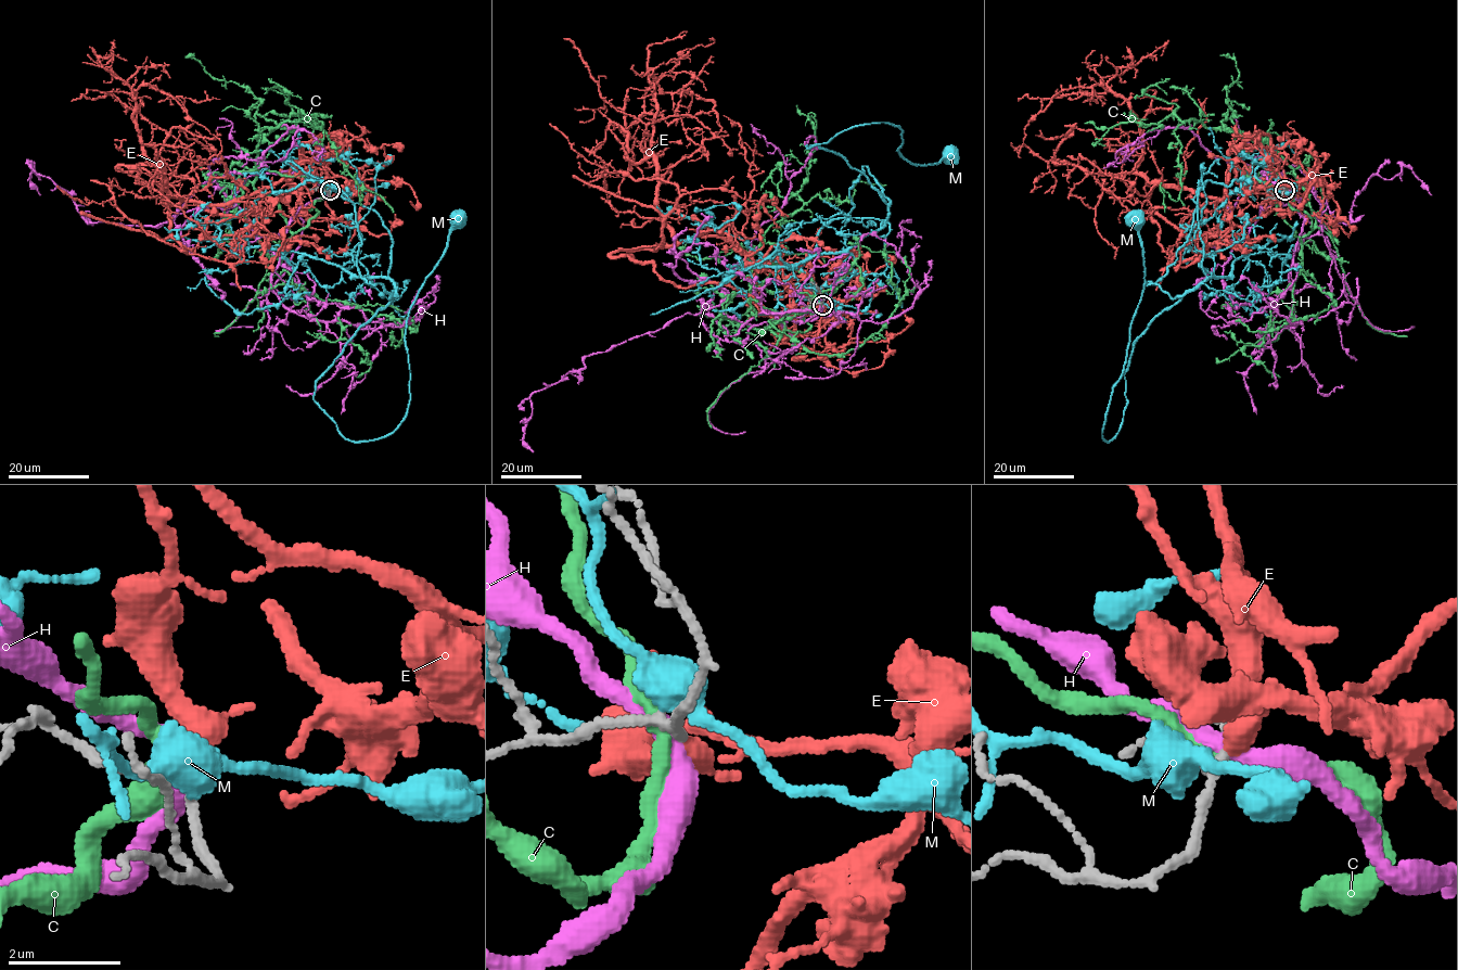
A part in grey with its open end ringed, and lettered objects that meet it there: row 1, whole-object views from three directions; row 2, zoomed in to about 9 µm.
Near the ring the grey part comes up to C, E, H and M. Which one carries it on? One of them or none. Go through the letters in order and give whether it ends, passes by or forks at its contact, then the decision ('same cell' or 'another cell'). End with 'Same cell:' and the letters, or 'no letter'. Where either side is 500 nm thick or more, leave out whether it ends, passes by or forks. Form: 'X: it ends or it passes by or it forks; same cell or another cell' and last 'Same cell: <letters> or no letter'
C: it passes by; another cell
E: it passes by; same cell
H: it passes by; another cell
M: another cell
Same cell: E

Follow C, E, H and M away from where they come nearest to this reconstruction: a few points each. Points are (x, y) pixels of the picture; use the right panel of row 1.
C: (1283, 191), (1311, 218), (1300, 271), (1334, 301), (1317, 315), (1261, 332), (1251, 331), (1230, 304), (1223, 308)
E: (1283, 190), (1276, 161), (1216, 204), (1148, 182), (1136, 115), (1098, 85), (1054, 96), (1025, 127), (1020, 157)
H: (1283, 190), (1313, 237), (1321, 203), (1297, 167), (1215, 157), (1191, 131), (1162, 129), (1103, 168)
M: (1281, 191), (1254, 177), (1199, 191), (1205, 279), (1136, 340), (1120, 430), (1105, 442), (1145, 278), (1135, 217)

